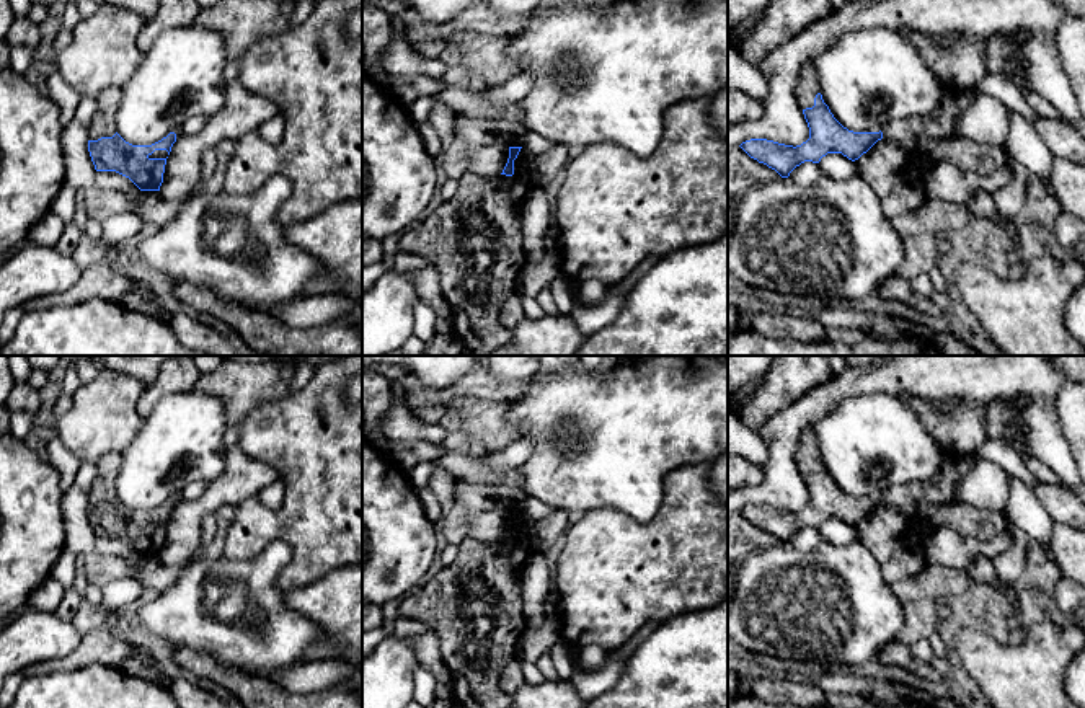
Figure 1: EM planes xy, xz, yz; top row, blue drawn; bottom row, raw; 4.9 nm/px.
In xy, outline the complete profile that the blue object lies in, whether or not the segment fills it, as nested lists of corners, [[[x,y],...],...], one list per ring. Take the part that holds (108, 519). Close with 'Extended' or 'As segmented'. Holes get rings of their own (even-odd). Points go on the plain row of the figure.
[[[121,452],[103,455],[96,462],[96,480],[88,491],[88,517],[96,537],[116,537],[129,543],[140,556],[160,556],[166,542],[166,522],[176,507],[170,498],[152,511],[126,507],[114,491]]]. Extended

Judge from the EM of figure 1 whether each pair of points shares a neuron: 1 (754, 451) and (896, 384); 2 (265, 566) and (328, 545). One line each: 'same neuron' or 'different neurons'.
1: different neurons
2: different neurons

